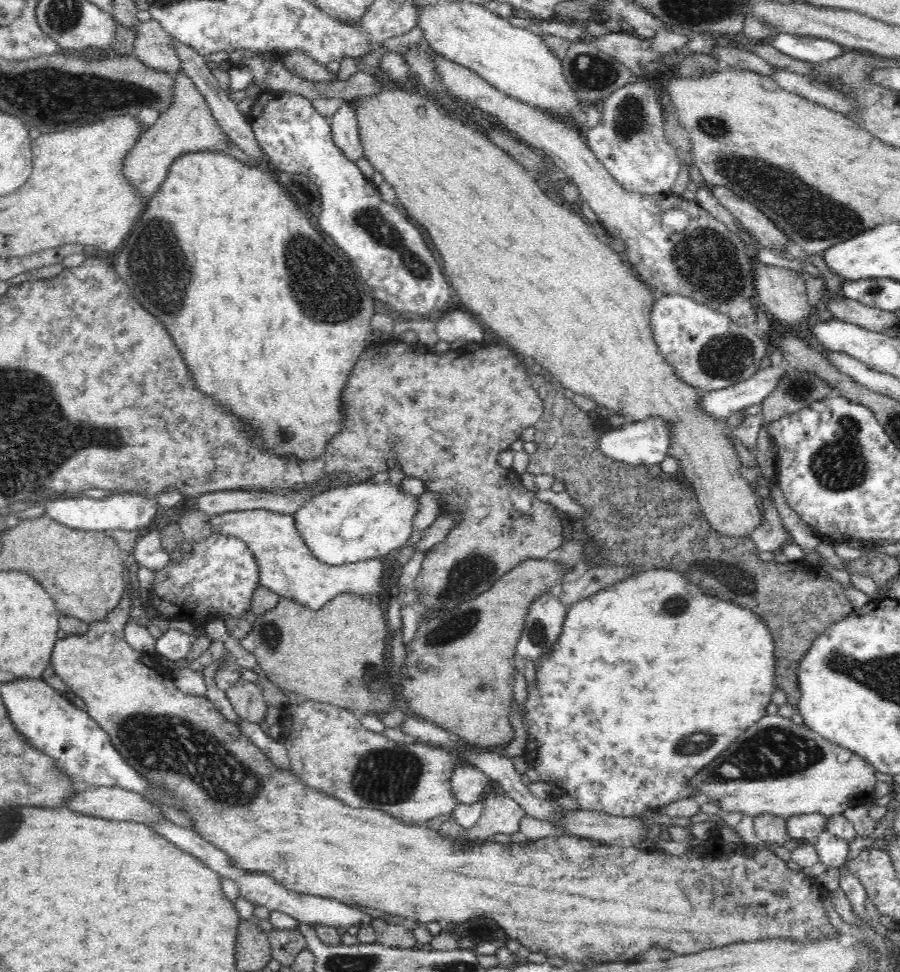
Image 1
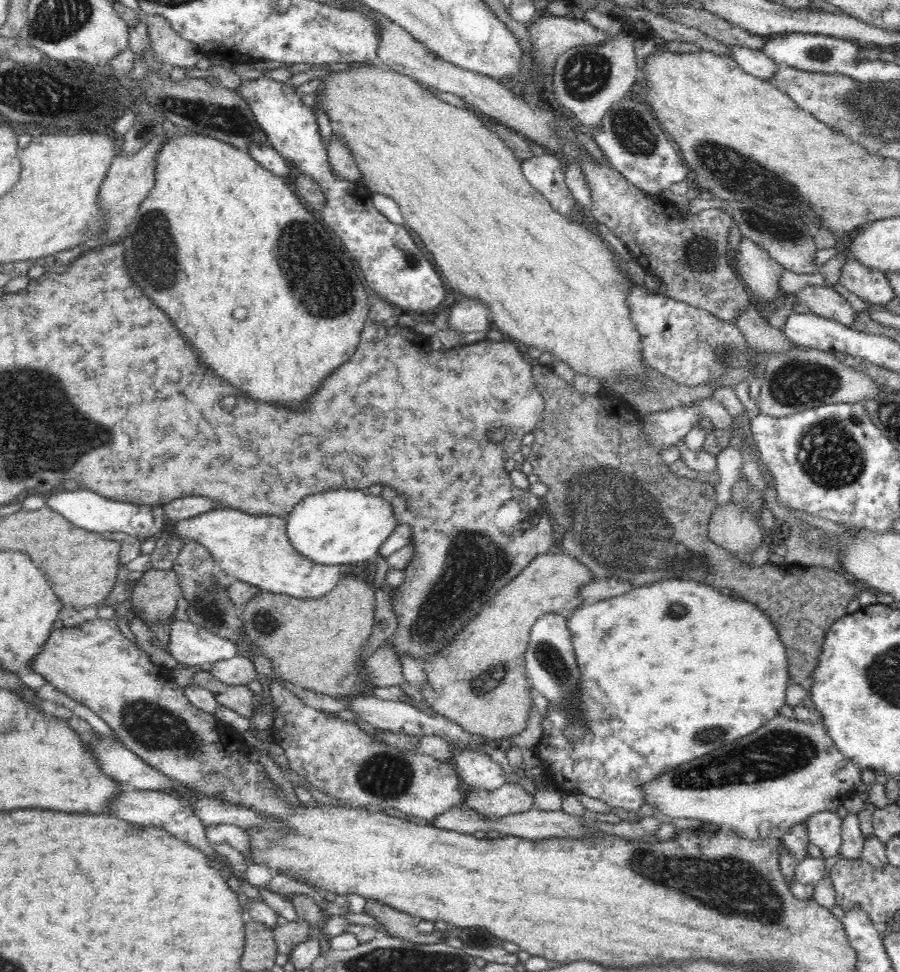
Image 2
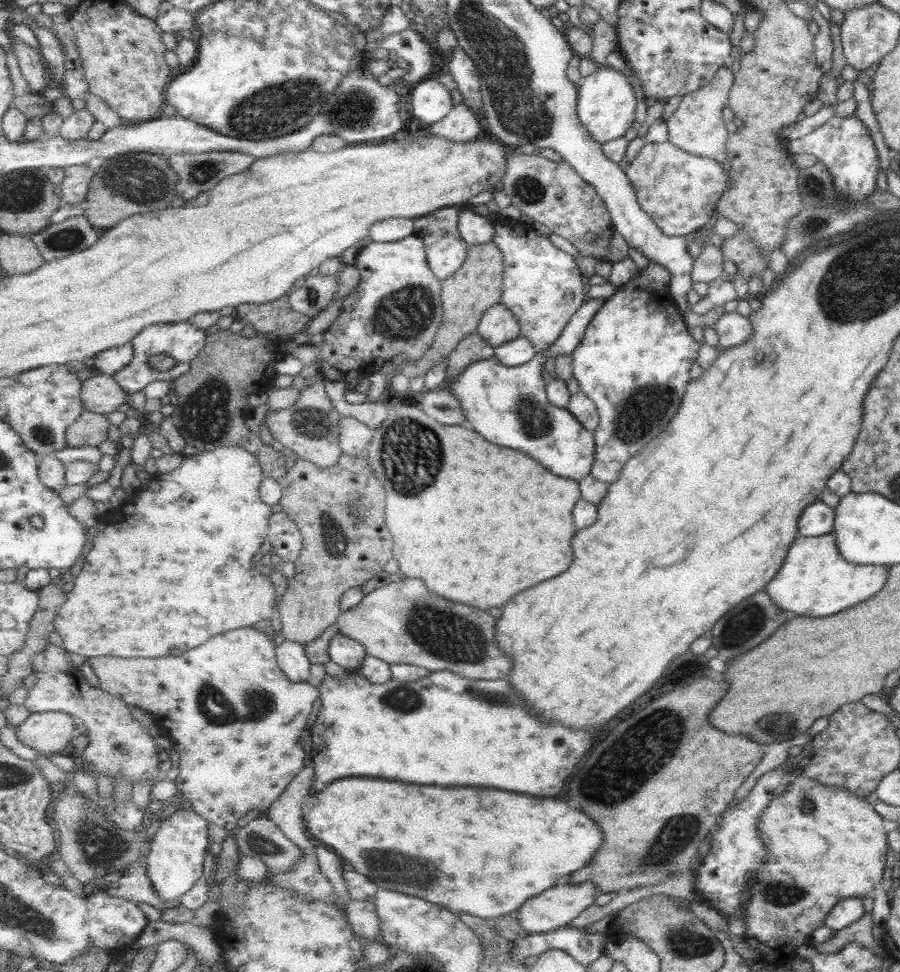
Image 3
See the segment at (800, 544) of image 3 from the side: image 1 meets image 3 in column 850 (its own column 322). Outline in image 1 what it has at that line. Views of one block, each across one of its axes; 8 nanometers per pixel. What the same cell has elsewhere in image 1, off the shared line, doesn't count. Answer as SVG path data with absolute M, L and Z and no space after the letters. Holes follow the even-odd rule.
M256 508L210 515L208 525L216 534L236 537L246 543L258 563L259 585L306 608L318 610L340 592L353 592L369 598L376 598L382 592L380 580L384 566L380 560L368 559L338 566L320 562L310 553L302 535L294 527L292 515Z

